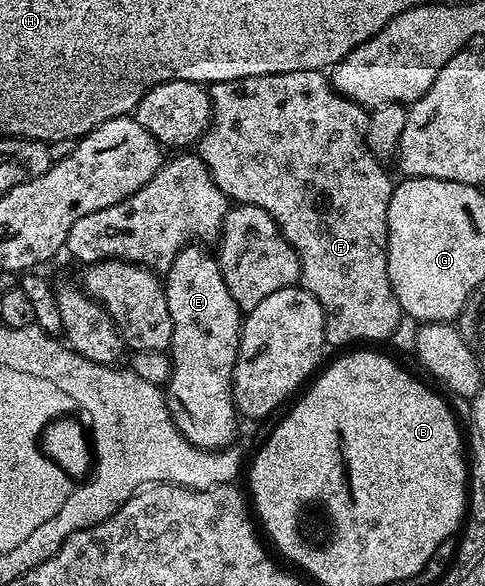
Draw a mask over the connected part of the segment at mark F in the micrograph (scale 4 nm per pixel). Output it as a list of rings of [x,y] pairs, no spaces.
[[[292,70],[284,74],[264,74],[263,76],[253,76],[252,78],[240,78],[239,80],[229,80],[228,82],[216,82],[209,85],[208,91],[210,93],[210,106],[212,109],[212,119],[210,126],[207,128],[206,133],[203,134],[201,140],[196,145],[196,154],[206,164],[206,169],[210,172],[210,176],[216,182],[216,186],[225,194],[227,201],[233,202],[235,205],[251,204],[252,206],[260,206],[260,210],[264,210],[269,216],[274,219],[276,226],[284,234],[284,238],[296,250],[298,261],[302,267],[302,275],[300,277],[301,287],[306,288],[316,298],[316,302],[320,302],[320,306],[324,310],[324,322],[326,323],[326,343],[333,346],[333,344],[350,344],[346,346],[358,346],[361,340],[386,340],[398,328],[398,323],[404,320],[404,313],[400,302],[396,298],[396,294],[390,285],[388,278],[388,258],[386,257],[386,243],[388,242],[388,202],[394,193],[395,181],[390,180],[388,173],[382,169],[383,164],[379,157],[373,156],[370,148],[366,144],[366,127],[368,126],[368,112],[358,105],[354,100],[348,100],[346,97],[340,95],[330,82],[329,75],[325,71],[317,72],[316,70]]]

